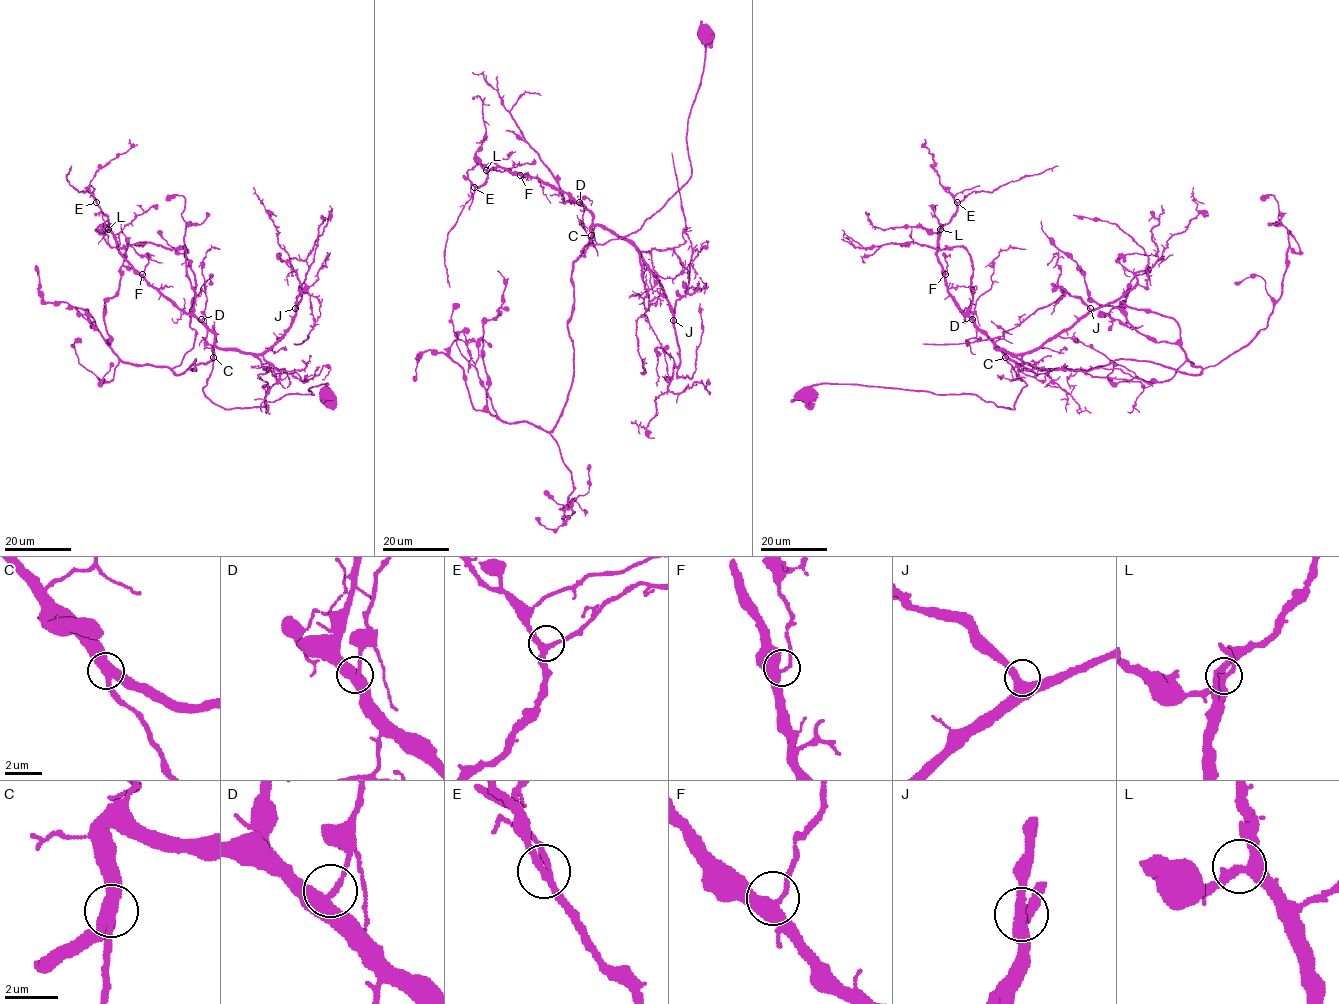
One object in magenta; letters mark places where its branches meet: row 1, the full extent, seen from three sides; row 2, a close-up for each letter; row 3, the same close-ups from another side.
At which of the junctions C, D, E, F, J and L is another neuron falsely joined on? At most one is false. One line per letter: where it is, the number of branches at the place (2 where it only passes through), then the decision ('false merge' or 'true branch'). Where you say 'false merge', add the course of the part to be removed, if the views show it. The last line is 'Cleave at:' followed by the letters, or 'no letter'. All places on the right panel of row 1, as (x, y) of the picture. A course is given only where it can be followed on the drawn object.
C: at (1005, 357); 3 branches meet; true branch
D: at (972, 319); 3 branches meet; true branch
E: at (957, 202); 3 branches meet; true branch
F: at (945, 274); 3 branches meet; true branch
J: at (1090, 308); 3 branches meet; true branch
L: at (940, 229); 3 branches meet; true branch
Cleave at: no letter

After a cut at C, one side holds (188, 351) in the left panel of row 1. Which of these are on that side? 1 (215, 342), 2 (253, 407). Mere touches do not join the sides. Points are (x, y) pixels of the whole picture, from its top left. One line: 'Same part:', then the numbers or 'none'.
Same part: 1

